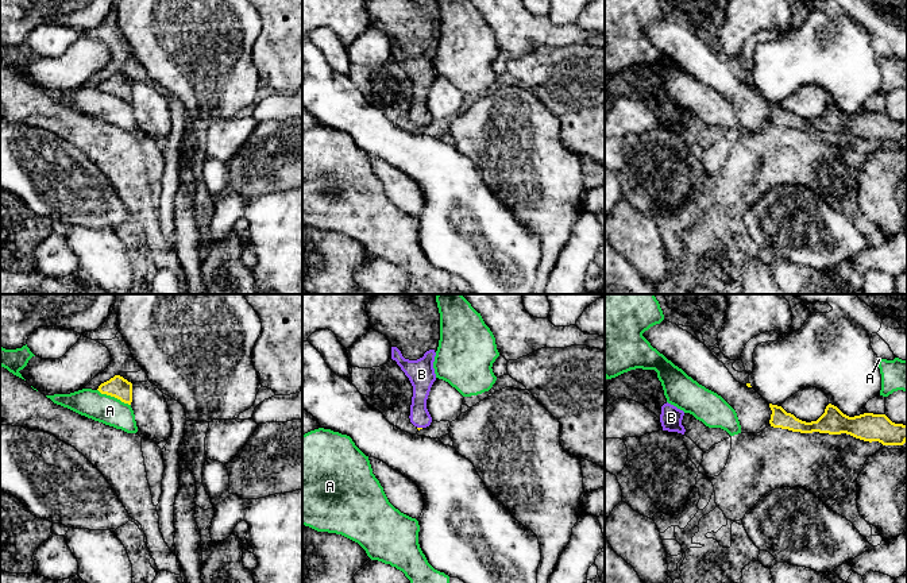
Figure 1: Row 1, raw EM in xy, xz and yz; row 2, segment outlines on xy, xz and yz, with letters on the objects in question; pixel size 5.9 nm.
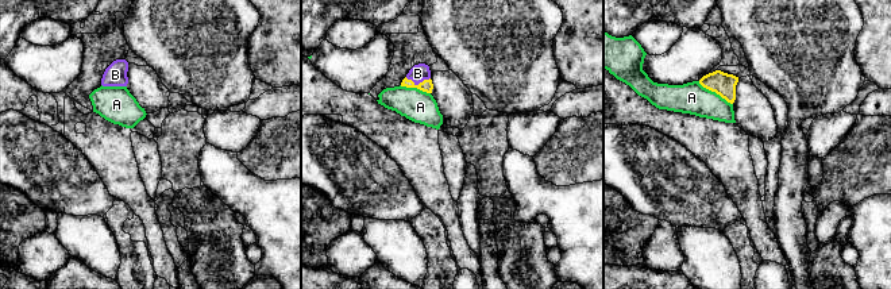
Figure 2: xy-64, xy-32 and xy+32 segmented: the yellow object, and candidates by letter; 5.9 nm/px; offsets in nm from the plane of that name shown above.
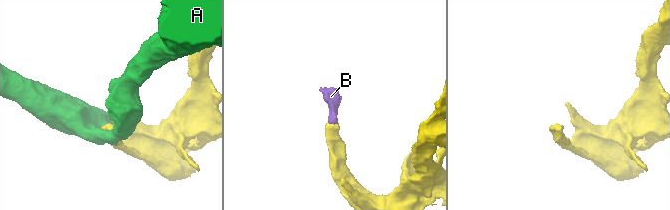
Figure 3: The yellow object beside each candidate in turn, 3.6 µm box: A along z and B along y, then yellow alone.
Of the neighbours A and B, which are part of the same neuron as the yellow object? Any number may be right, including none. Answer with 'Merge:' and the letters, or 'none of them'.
Merge: B

